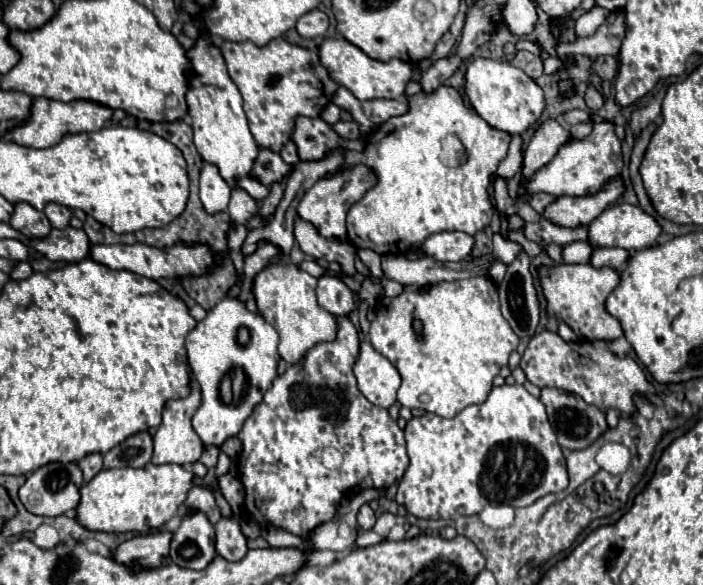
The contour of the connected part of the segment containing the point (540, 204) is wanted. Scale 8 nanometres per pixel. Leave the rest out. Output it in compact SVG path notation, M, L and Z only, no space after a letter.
M538 193L538 195L534 195L534 197L530 199L530 205L532 205L538 213L542 213L542 211L544 211L544 207L546 207L548 203L552 203L552 201L556 201L556 197L546 195L546 193Z

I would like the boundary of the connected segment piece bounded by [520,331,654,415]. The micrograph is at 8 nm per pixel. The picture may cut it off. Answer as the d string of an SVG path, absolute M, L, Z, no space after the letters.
M542 331L534 335L520 361L522 371L528 381L536 387L556 387L566 393L580 395L586 403L596 405L600 411L608 407L618 409L624 415L632 415L636 405L632 401L634 393L654 393L652 383L646 379L644 371L630 357L618 357L606 349L604 341L574 341L566 343L558 333Z

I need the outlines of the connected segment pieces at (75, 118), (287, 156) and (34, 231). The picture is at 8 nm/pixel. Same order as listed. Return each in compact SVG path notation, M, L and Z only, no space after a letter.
M38 97L34 99L32 105L32 117L30 121L14 127L12 131L8 131L4 137L18 143L18 145L26 145L26 147L36 147L36 149L44 149L44 147L52 147L56 145L66 133L84 133L84 131L98 131L102 129L110 117L112 117L112 109L94 101L54 101L54 99L46 99L46 97Z
M288 141L288 143L282 147L280 155L282 155L282 159L284 159L286 163L290 163L290 165L296 165L296 163L300 161L298 151L296 151L296 143L294 143L294 141Z
M16 203L14 213L10 217L10 225L24 233L26 237L46 237L50 233L50 221L42 211L36 211L28 203Z

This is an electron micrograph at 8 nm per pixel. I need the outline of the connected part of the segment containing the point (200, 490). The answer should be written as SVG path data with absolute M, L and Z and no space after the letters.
M192 487L188 491L188 497L184 501L184 505L188 509L198 509L198 511L204 511L210 519L210 523L218 523L220 521L220 509L214 501L214 493L212 489L204 489L204 487Z

